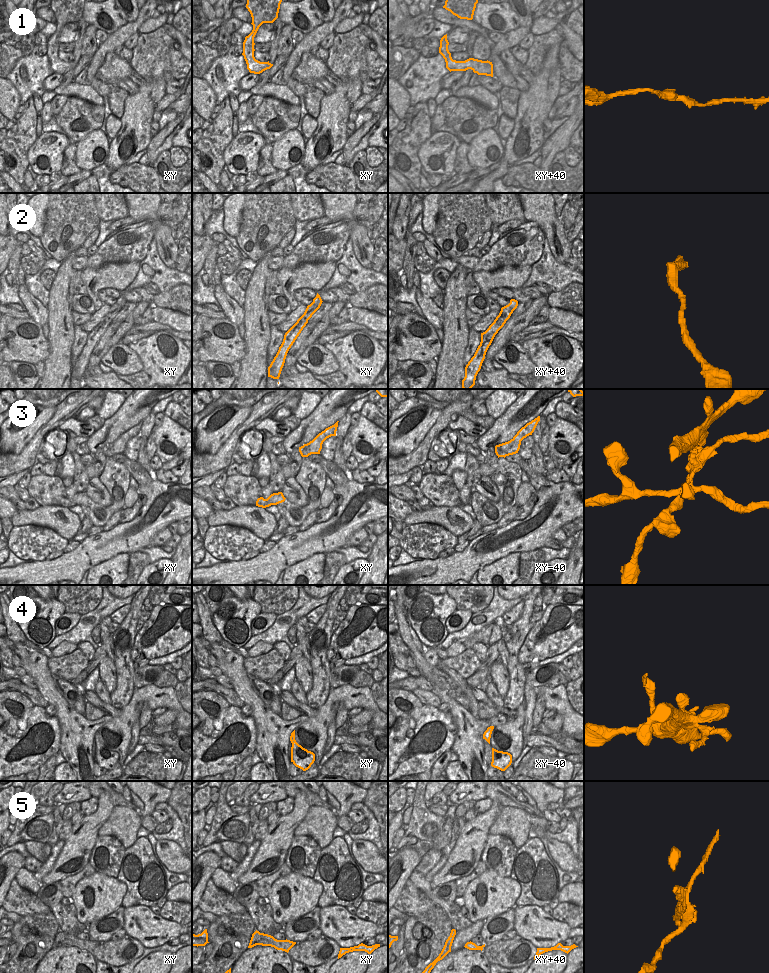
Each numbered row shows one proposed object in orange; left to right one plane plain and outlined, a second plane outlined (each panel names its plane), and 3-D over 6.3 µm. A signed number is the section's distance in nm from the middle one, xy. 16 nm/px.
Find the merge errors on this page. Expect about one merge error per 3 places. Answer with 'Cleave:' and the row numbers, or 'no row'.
Cleave: 3, 5

